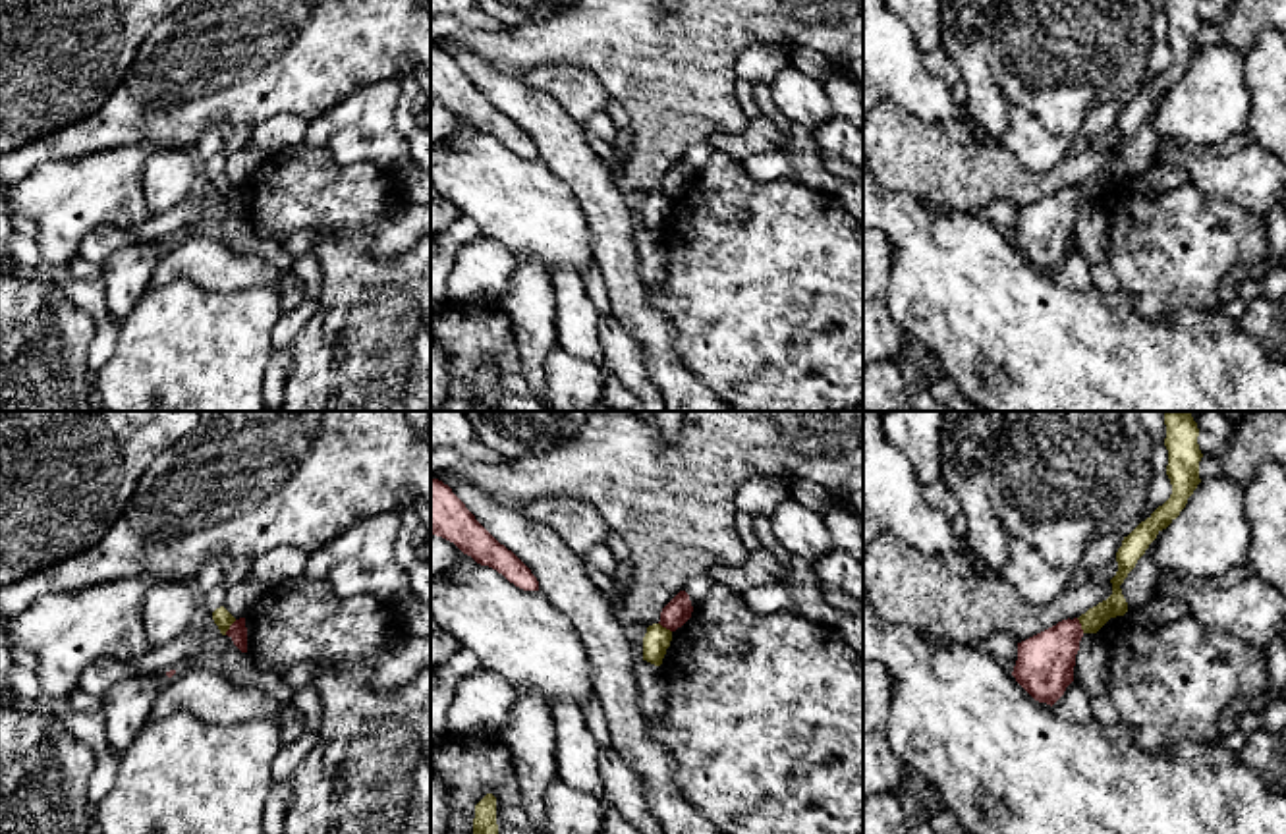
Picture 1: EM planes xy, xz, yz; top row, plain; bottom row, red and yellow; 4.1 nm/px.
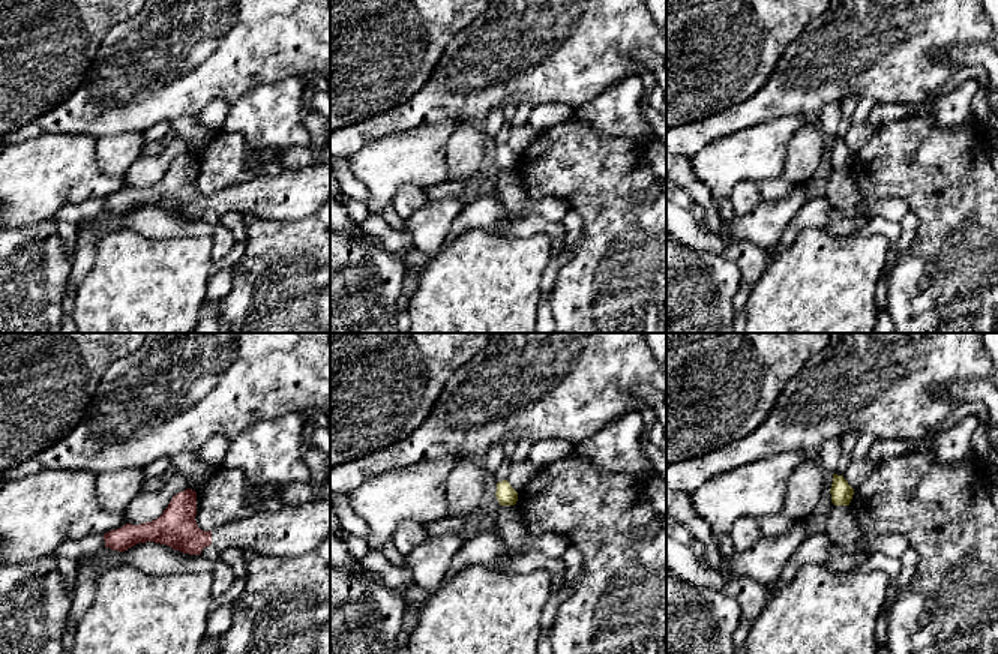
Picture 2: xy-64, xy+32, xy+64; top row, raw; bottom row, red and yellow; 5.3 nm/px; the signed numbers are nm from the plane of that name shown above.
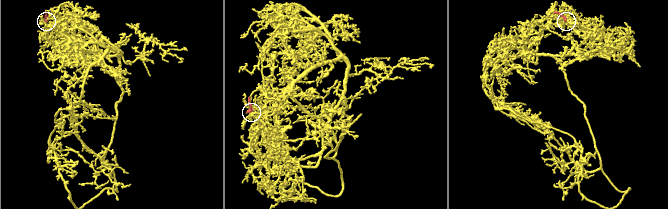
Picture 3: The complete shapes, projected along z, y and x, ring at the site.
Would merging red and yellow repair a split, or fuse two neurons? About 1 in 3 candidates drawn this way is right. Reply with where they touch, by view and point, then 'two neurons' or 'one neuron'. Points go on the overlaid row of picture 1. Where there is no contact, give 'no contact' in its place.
xy (230, 628) | two neurons

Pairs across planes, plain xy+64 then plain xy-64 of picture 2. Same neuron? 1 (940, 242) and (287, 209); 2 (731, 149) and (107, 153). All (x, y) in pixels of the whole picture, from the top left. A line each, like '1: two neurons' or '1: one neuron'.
1: two neurons
2: two neurons

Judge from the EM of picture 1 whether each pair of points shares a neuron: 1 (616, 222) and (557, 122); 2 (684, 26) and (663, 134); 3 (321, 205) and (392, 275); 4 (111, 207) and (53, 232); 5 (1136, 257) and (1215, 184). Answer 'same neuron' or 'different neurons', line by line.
1: same neuron
2: same neuron
3: same neuron
4: same neuron
5: different neurons

